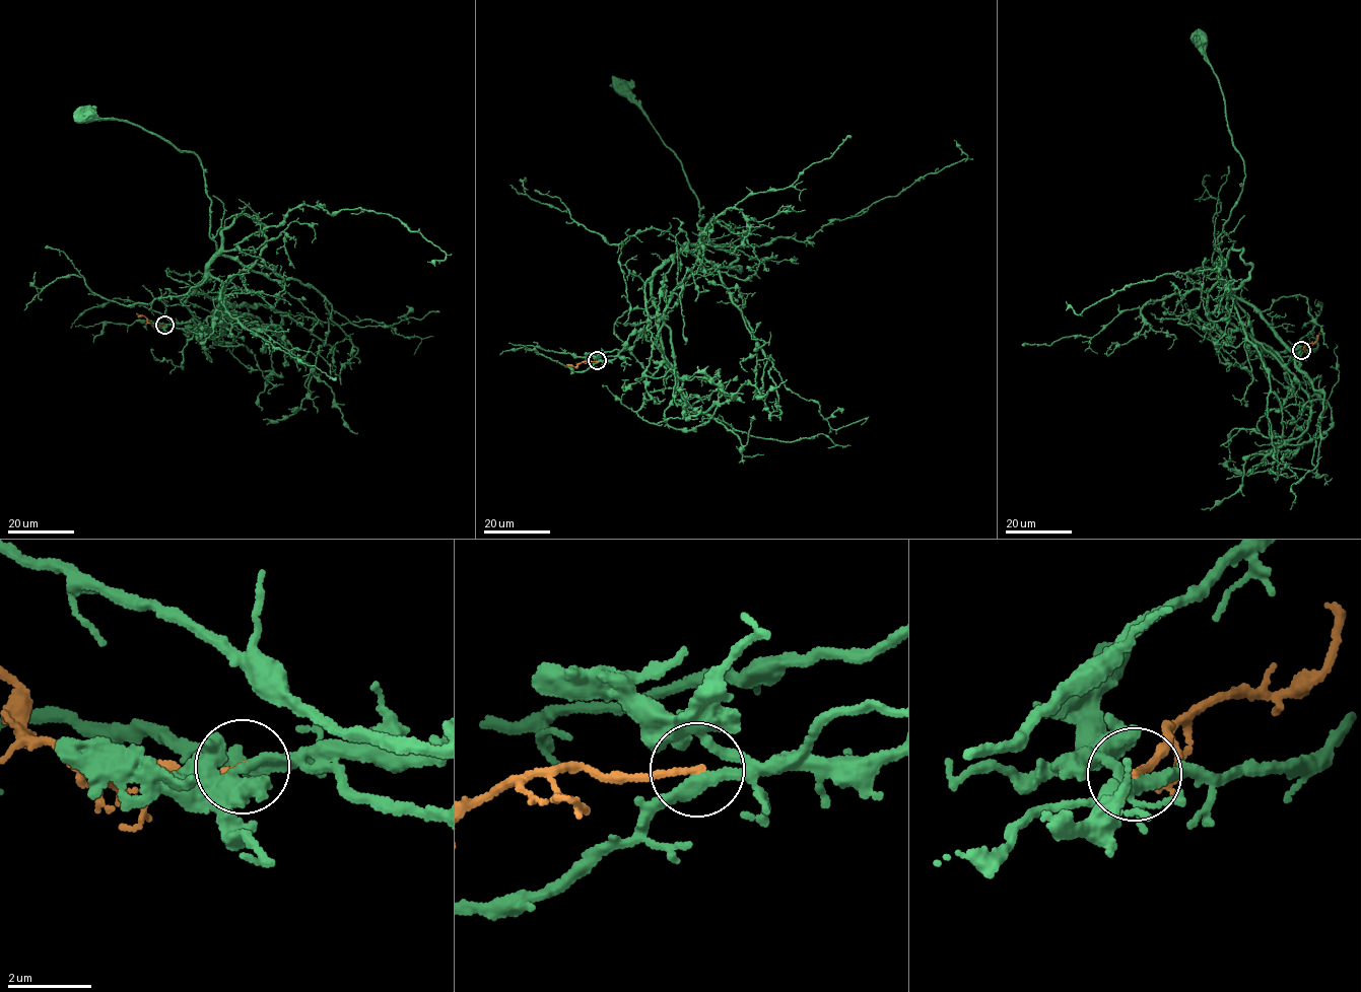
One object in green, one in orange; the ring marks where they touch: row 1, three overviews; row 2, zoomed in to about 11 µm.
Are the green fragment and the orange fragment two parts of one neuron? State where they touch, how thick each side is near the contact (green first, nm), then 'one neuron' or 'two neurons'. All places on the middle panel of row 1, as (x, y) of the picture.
at (597, 360); 240 nm thick on the green side, 160 nm on the other; two neurons

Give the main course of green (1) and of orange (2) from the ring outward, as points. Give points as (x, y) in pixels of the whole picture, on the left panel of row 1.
1: (164, 325), (201, 326), (185, 304), (216, 254), (202, 166), (197, 154), (143, 128), (85, 114)
2: (164, 325), (152, 326), (146, 316), (138, 313)

